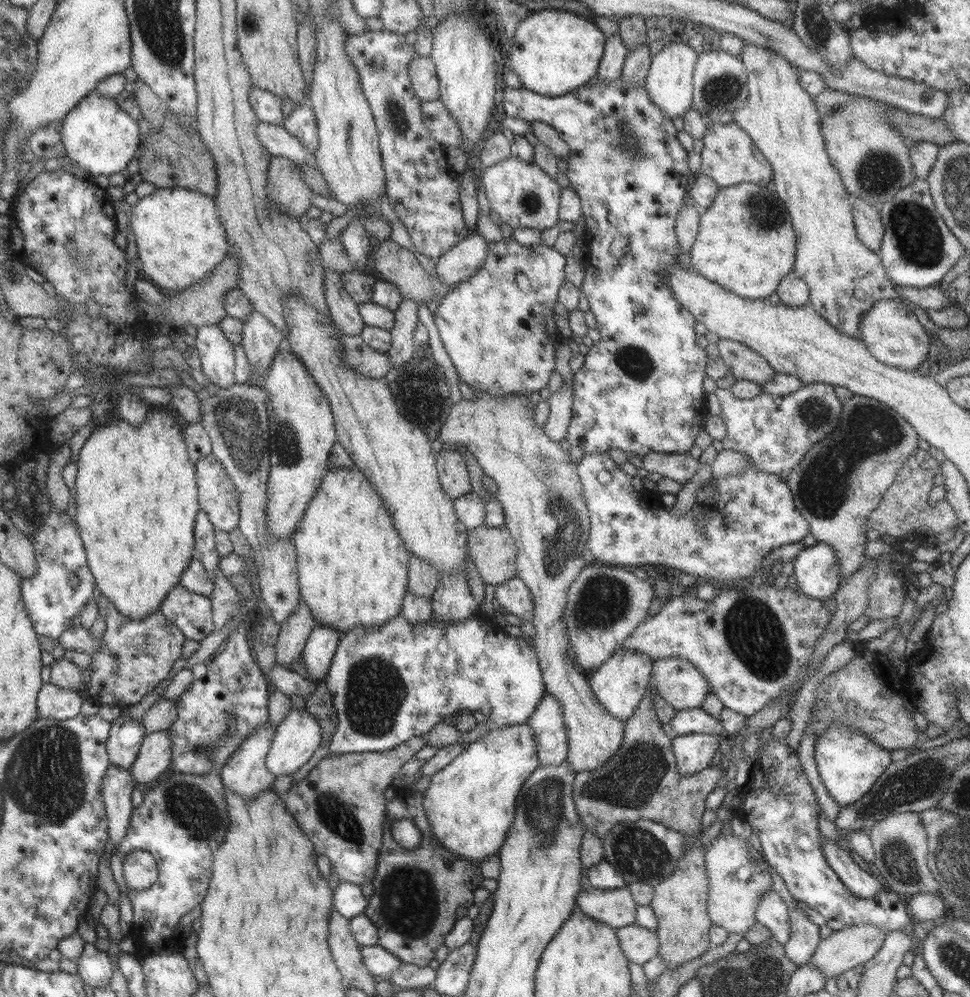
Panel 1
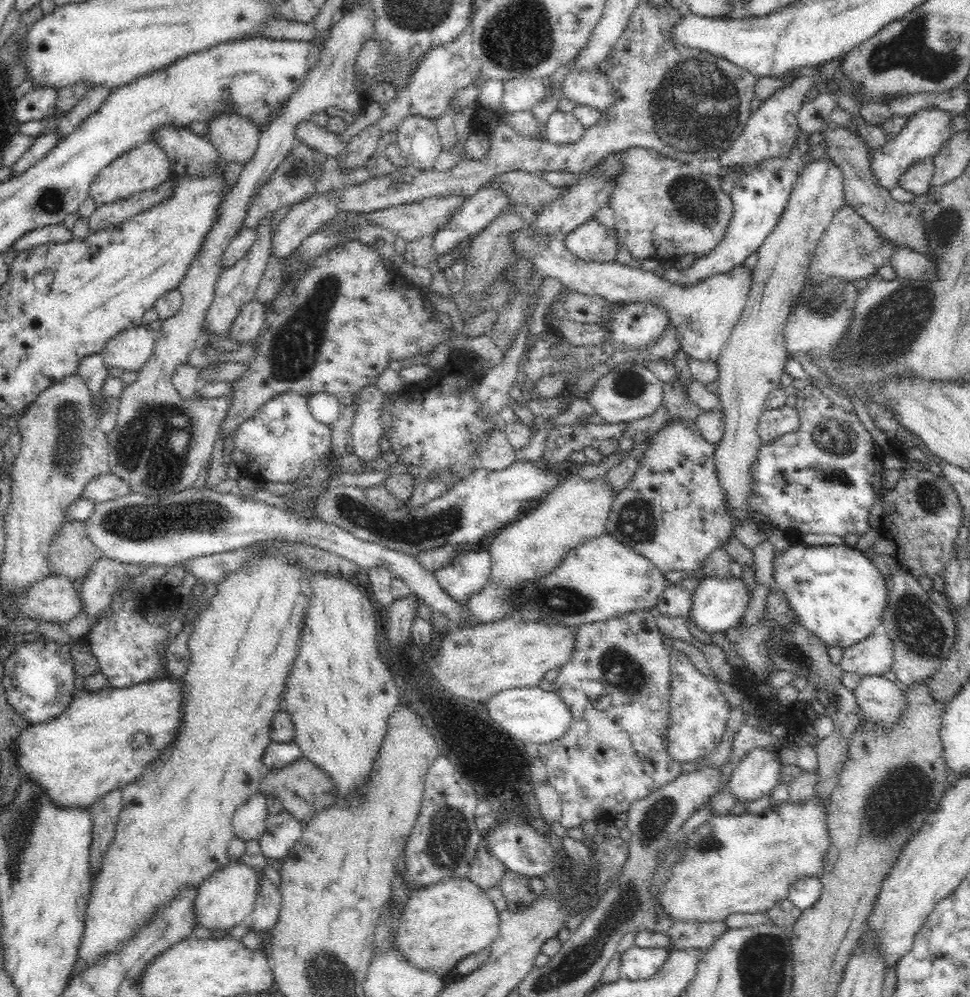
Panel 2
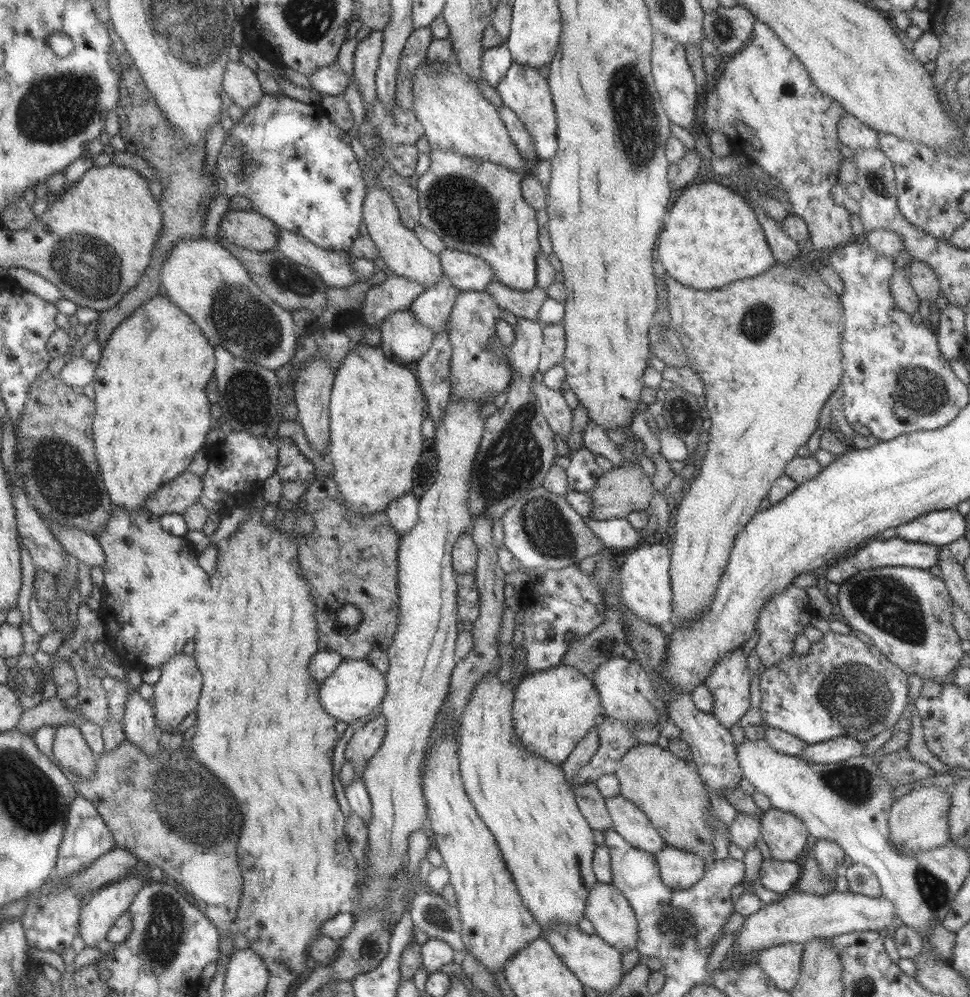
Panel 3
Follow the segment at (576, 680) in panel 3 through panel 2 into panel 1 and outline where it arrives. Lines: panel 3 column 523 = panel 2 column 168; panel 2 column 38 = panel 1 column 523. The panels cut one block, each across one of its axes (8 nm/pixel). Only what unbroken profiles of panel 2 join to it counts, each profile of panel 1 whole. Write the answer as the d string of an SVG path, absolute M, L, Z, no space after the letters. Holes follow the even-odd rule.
M527 723L498 728L492 726L487 734L479 740L465 745L464 749L447 763L447 766L432 775L422 798L422 807L435 840L444 849L477 864L486 856L498 854L499 847L503 844L513 822L521 785L539 764L535 738L531 731L531 727Z

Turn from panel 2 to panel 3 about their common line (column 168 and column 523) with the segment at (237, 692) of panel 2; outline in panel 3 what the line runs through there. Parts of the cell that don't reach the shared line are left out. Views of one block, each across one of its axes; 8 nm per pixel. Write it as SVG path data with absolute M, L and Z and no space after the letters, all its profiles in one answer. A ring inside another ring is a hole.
M485 675L481 677L473 687L469 700L462 706L460 720L458 724L458 769L460 777L473 808L477 811L479 818L487 825L491 834L496 838L497 846L503 857L503 862L507 867L508 873L511 875L512 881L516 884L519 896L523 901L523 906L535 917L537 924L541 930L546 929L550 924L563 923L569 925L577 925L579 918L584 917L585 901L588 892L592 886L598 881L595 878L591 868L593 849L596 847L593 843L592 828L587 824L584 816L579 812L576 805L576 798L572 791L571 783L564 779L562 769L559 765L550 763L543 757L529 753L527 749L521 745L519 738L515 736L513 721L512 721L512 702L514 699L514 688L511 684L502 684L497 675Z

